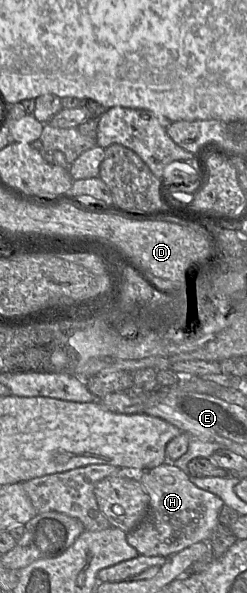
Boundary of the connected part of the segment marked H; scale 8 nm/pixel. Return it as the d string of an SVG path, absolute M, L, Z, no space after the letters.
M163 463L136 474L150 498L145 519L131 532L127 542L142 556L170 557L198 542L207 542L214 528L220 524L218 515L224 502L208 491L196 487L179 468Z

